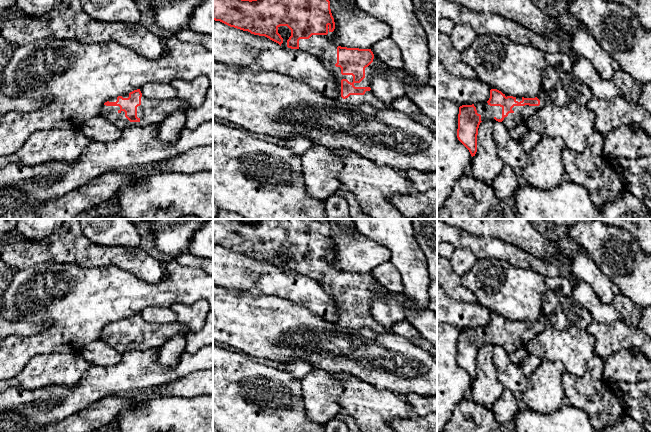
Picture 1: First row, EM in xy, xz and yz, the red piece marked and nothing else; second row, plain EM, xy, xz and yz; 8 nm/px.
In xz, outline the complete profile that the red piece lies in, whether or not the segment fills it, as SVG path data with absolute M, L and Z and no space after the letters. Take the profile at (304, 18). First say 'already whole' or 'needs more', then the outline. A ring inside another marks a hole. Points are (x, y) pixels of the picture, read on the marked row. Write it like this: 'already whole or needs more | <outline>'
needs more | M213 0L213 20L265 36L283 48L299 49L317 56L337 78L337 101L340 103L368 104L380 111L390 108L370 88L372 77L379 73L376 62L380 61L371 49L341 47L334 41L335 22L329 0ZM280 26L291 30L288 40L278 33Z

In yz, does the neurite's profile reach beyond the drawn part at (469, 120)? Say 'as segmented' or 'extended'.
extended

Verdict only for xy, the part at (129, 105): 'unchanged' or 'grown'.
grown

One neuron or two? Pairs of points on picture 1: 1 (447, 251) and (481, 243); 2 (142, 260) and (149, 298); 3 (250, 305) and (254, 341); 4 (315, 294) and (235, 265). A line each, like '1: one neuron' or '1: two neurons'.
1: two neurons
2: two neurons
3: one neuron
4: one neuron

